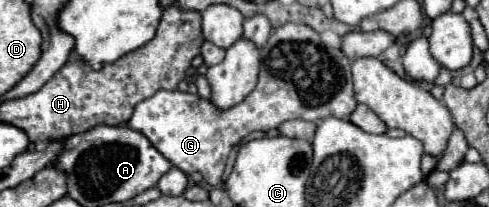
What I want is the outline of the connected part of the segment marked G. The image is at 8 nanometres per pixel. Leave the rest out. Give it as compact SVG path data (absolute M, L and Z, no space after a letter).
M287 23L279 27L275 39L269 39L269 43L259 51L259 55L261 55L261 71L259 71L257 87L239 105L227 111L219 111L211 101L201 99L199 95L181 93L181 91L157 91L153 97L141 101L135 107L135 113L127 121L127 125L131 129L141 131L153 143L153 147L181 171L189 175L199 171L207 185L219 185L231 149L249 133L277 129L283 121L289 121L289 119L305 119L313 123L327 117L347 119L357 107L357 101L353 95L349 59L345 57L343 51L325 47L319 35L311 27L295 25L295 23Z

